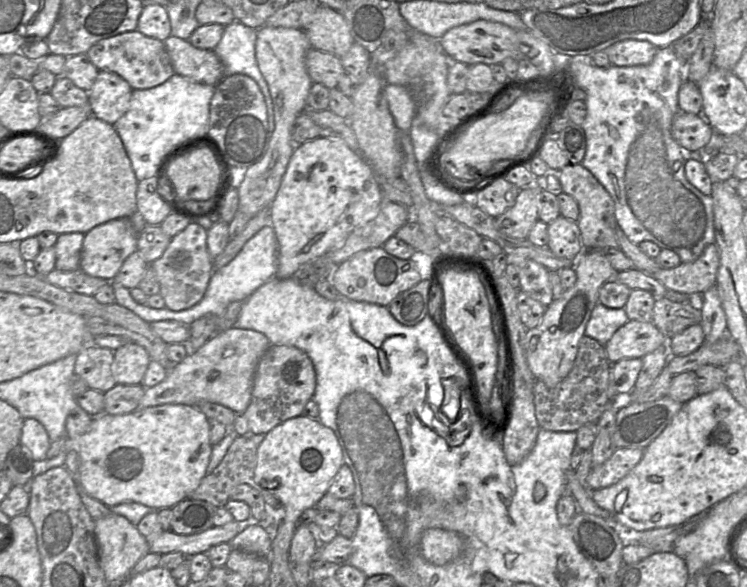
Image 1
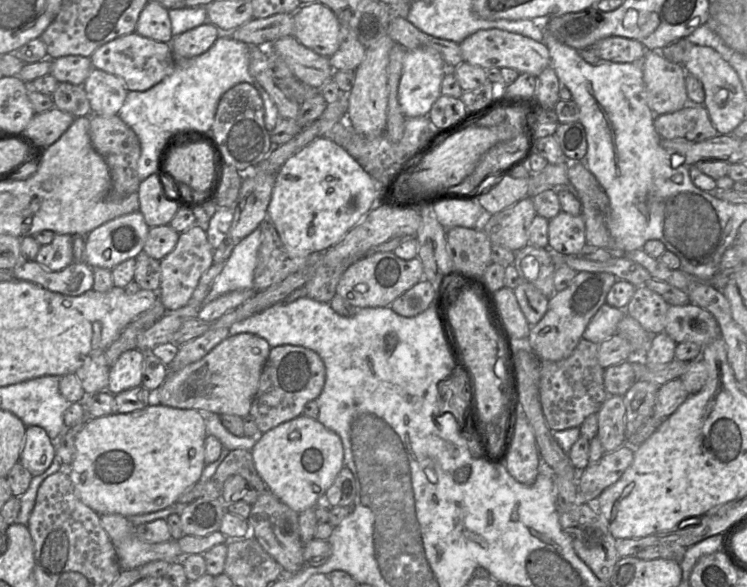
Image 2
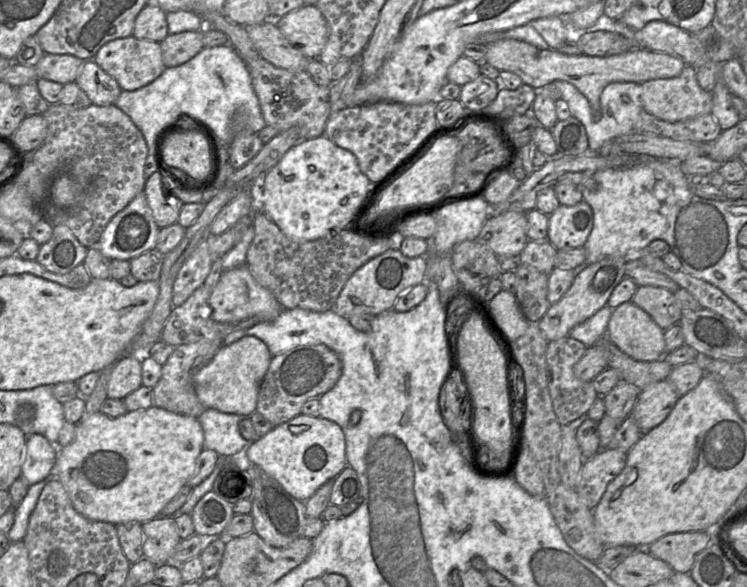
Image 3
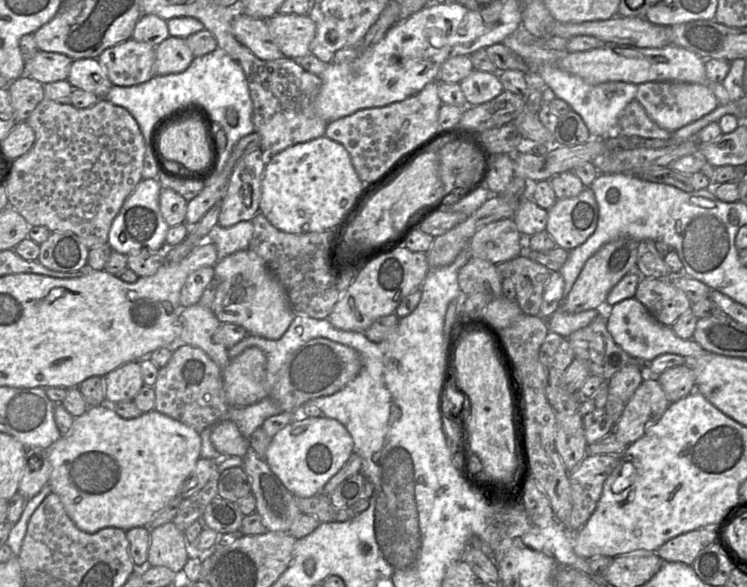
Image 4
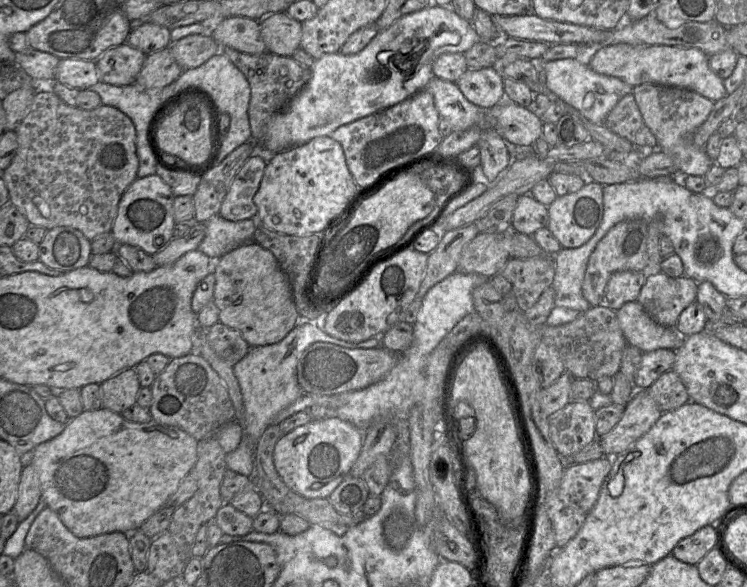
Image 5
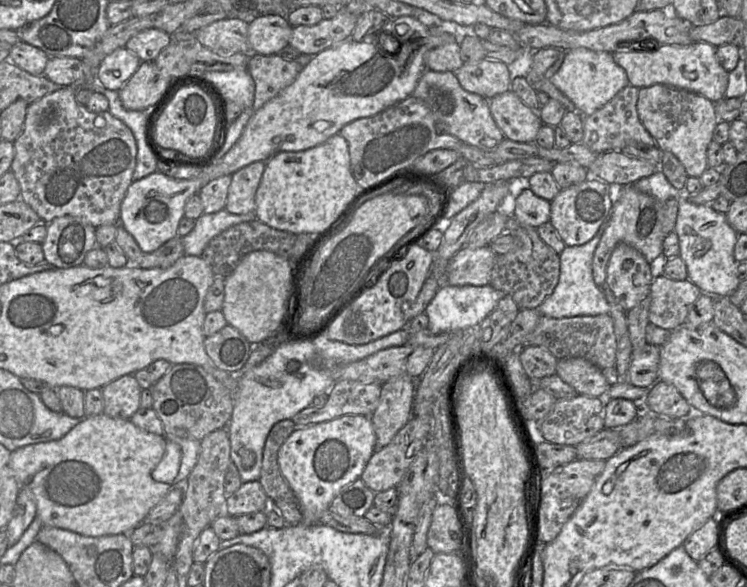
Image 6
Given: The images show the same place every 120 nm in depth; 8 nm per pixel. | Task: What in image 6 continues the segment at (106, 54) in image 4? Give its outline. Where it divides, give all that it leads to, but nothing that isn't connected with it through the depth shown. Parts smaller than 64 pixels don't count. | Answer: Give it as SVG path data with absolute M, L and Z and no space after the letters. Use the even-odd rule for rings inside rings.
M125 46L108 54L100 63L96 79L105 88L119 91L136 72L141 60Z

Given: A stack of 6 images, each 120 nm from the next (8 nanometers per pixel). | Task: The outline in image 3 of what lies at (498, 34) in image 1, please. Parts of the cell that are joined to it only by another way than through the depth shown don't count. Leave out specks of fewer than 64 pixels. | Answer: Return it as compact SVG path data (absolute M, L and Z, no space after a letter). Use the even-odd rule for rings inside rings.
M515 39L498 40L487 44L486 47L485 62L499 71L506 70L517 74L523 83L534 89L542 88L557 80L573 84L589 100L595 121L601 117L600 95L608 84L643 83L648 80L673 78L678 76L686 66L679 57L642 47L604 57L586 54L566 55L558 50L539 49L532 44Z

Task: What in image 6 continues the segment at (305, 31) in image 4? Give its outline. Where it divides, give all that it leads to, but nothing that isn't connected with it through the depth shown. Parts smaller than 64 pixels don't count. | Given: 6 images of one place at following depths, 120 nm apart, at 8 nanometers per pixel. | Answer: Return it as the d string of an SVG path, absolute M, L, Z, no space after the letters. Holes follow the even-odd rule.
M279 14L257 16L249 22L248 26L250 53L278 54L289 45L292 29L286 16Z

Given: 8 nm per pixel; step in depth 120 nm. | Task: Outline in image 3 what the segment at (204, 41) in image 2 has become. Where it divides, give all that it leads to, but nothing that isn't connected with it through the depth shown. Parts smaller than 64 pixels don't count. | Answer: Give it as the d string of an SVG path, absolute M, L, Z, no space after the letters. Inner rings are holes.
M184 31L168 34L160 42L166 68L179 66L197 55L203 48L202 31Z

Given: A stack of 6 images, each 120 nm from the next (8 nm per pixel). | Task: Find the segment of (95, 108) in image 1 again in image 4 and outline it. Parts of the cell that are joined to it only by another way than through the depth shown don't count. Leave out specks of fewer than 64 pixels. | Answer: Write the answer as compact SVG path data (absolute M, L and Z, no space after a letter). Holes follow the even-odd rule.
M96 58L73 60L66 80L73 88L93 93L98 98L105 98L113 85Z

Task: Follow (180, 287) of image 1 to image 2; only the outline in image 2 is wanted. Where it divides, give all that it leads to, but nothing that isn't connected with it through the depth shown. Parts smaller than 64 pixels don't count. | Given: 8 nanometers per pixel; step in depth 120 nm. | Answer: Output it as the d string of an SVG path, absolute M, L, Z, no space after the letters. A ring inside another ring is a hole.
M194 224L189 229L179 233L177 244L173 250L160 260L161 283L158 296L168 312L189 303L201 276L214 263L213 251L207 239L206 226Z

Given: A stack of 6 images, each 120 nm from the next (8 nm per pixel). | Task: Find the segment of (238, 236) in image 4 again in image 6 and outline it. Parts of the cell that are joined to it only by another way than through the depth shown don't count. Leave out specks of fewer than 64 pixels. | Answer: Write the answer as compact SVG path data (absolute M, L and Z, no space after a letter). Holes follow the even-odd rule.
M224 208L211 214L203 213L195 220L192 231L181 237L185 255L201 257L205 247L215 236L233 225L254 221L256 219L255 211L237 215L228 212Z

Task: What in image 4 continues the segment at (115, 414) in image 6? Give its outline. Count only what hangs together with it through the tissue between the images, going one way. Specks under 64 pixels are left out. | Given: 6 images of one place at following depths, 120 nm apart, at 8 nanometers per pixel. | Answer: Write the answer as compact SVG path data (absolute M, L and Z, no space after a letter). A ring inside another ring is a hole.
M125 363L104 376L105 404L132 401L144 385L140 363Z

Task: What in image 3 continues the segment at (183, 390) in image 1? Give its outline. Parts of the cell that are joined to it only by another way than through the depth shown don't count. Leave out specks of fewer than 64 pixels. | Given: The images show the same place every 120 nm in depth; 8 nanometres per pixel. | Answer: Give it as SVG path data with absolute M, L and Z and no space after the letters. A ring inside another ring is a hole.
M244 336L230 345L222 345L213 359L193 378L195 393L199 401L206 409L249 417L256 411L259 388L272 357L267 345L255 336Z

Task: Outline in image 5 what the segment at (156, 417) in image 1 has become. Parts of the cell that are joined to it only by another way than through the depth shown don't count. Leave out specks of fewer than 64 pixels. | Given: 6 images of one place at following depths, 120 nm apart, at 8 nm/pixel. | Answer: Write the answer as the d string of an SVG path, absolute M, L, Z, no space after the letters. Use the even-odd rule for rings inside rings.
M101 407L97 410L84 410L75 418L70 419L66 423L66 427L62 433L36 446L30 455L25 457L24 465L30 463L34 466L39 475L41 498L45 500L47 507L58 514L61 522L76 537L88 538L111 532L131 534L139 530L149 517L166 505L169 498L177 491L181 481L189 474L197 461L198 442L194 437L180 428L160 424L154 420L148 423L127 421L122 414Z

